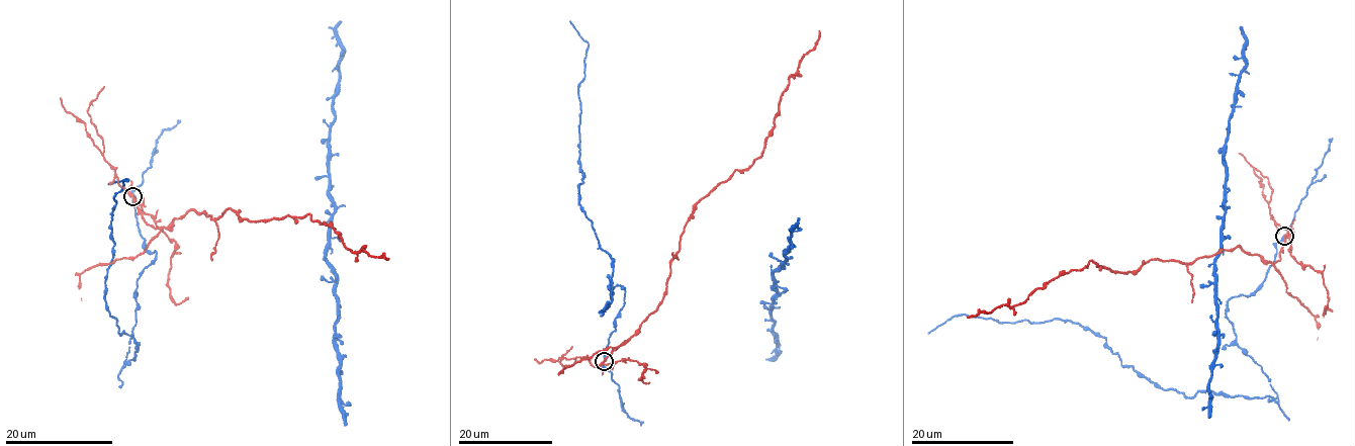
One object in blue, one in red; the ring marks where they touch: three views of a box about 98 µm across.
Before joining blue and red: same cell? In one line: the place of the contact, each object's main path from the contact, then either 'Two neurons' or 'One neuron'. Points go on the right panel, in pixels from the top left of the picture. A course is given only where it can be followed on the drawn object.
Place: (1284, 236). Course of blue: (1285, 236), (1262, 284), (1226, 316), (1273, 399), (1161, 388), (1070, 321), (952, 317), (927, 333). Course of red: (1285, 236), (1272, 262), (1238, 247), (1186, 264), (1151, 260), (1126, 273), (1091, 261), (1023, 302), (967, 318). Two neurons

